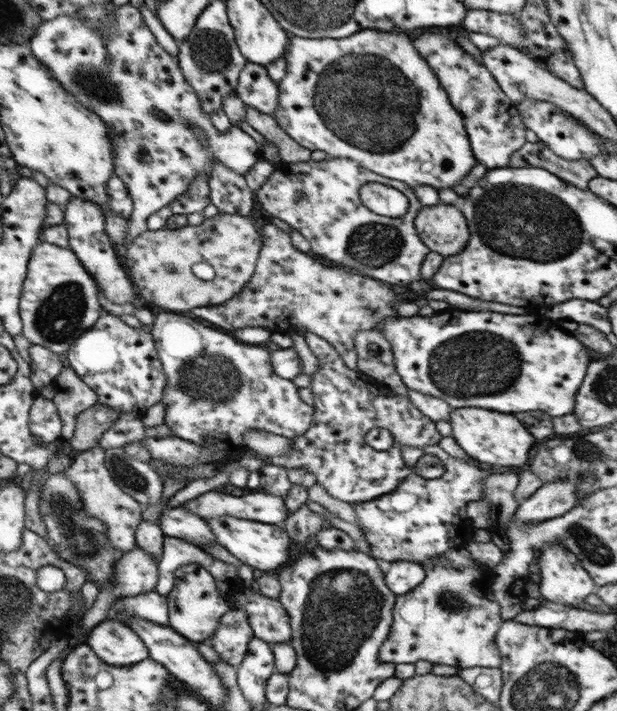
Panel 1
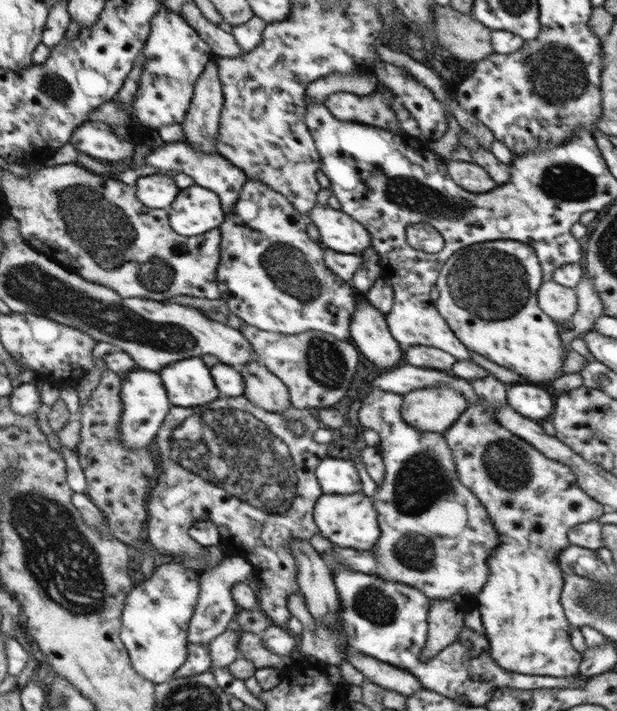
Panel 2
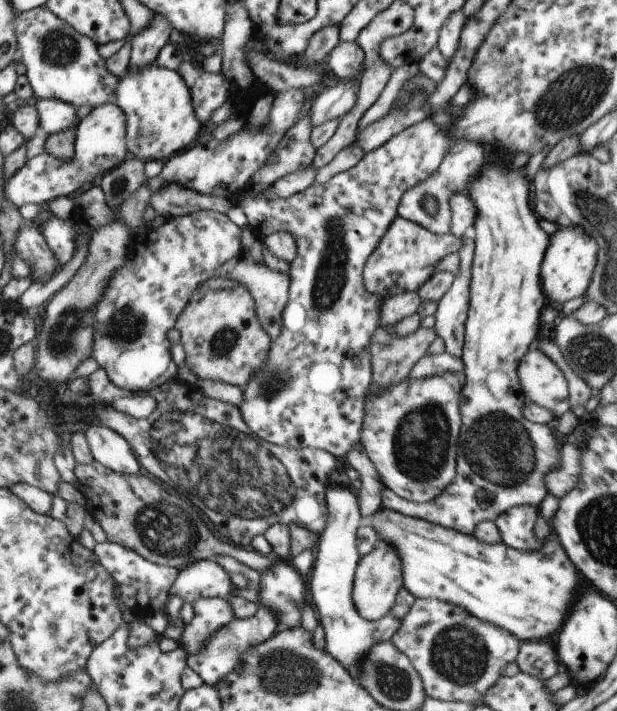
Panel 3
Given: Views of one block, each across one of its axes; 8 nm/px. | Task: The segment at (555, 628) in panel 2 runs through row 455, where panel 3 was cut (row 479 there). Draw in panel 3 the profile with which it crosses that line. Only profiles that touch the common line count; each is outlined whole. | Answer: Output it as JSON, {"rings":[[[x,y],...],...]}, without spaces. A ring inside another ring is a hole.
{"rings":[[[486,156],[487,162],[483,162],[483,166],[479,168],[479,174],[469,182],[467,186],[467,198],[471,200],[471,204],[475,206],[475,224],[473,224],[474,232],[474,251],[472,254],[472,261],[470,266],[470,280],[468,292],[468,308],[466,312],[466,319],[464,324],[464,341],[462,346],[461,360],[463,361],[463,373],[465,382],[461,388],[461,397],[459,398],[459,414],[461,415],[460,431],[458,434],[457,454],[455,476],[453,480],[433,499],[427,503],[413,503],[395,496],[388,488],[383,487],[383,494],[379,497],[380,507],[391,509],[395,512],[400,512],[408,517],[418,518],[429,522],[429,524],[436,524],[449,530],[455,530],[459,534],[466,534],[471,536],[475,526],[481,521],[495,522],[497,516],[509,508],[514,506],[531,505],[537,507],[547,494],[547,488],[543,484],[543,478],[547,472],[555,470],[559,464],[559,452],[561,446],[555,440],[552,430],[547,425],[532,423],[524,418],[522,414],[523,403],[526,400],[519,384],[517,369],[521,362],[523,355],[529,350],[529,345],[535,338],[540,335],[541,327],[539,324],[540,312],[544,308],[545,296],[542,293],[540,285],[540,264],[543,258],[549,237],[543,234],[543,230],[537,224],[537,218],[533,214],[533,210],[529,208],[529,180],[523,174],[523,167],[519,168],[501,168],[501,164],[495,164],[495,158]]]}

